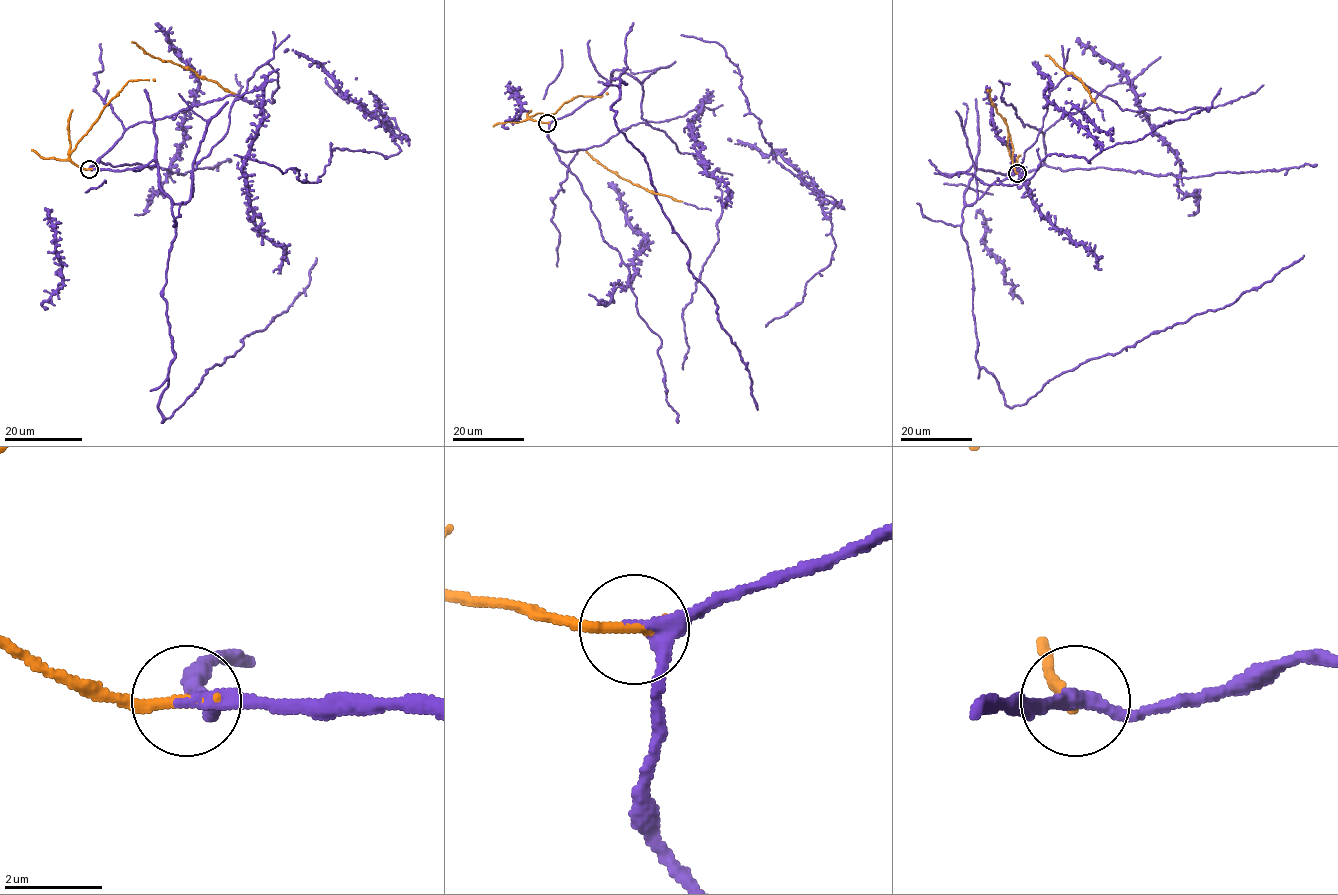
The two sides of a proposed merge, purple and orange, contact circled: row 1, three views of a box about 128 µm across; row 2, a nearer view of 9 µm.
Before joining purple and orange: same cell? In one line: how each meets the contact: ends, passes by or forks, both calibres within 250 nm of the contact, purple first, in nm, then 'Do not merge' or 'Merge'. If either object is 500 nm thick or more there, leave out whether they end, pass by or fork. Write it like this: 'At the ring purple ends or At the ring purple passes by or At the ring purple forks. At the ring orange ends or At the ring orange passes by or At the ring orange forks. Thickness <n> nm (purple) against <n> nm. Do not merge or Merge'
At the ring purple passes by. At the ring orange ends. Thickness 280 nm (purple) against 260 nm. Merge

